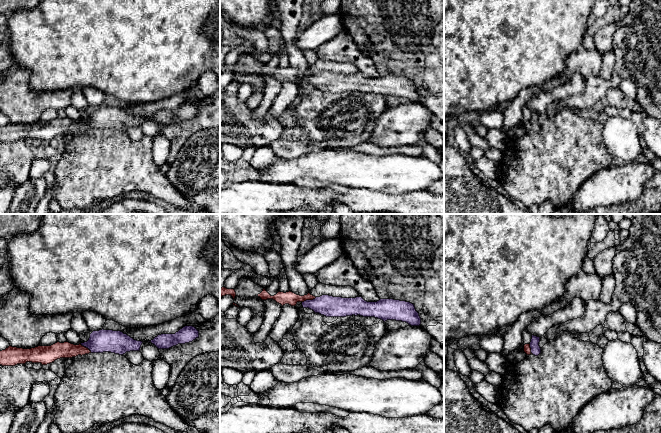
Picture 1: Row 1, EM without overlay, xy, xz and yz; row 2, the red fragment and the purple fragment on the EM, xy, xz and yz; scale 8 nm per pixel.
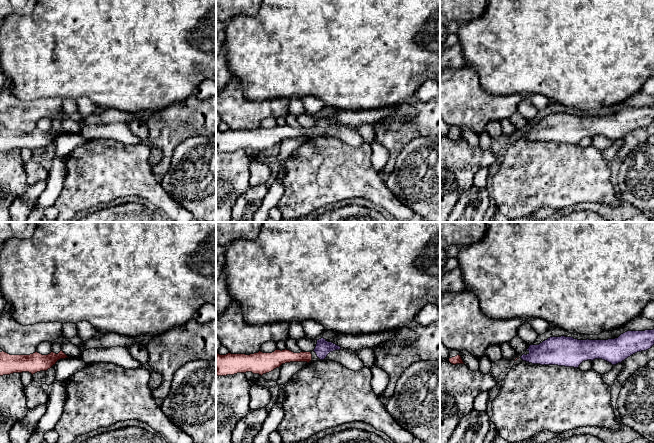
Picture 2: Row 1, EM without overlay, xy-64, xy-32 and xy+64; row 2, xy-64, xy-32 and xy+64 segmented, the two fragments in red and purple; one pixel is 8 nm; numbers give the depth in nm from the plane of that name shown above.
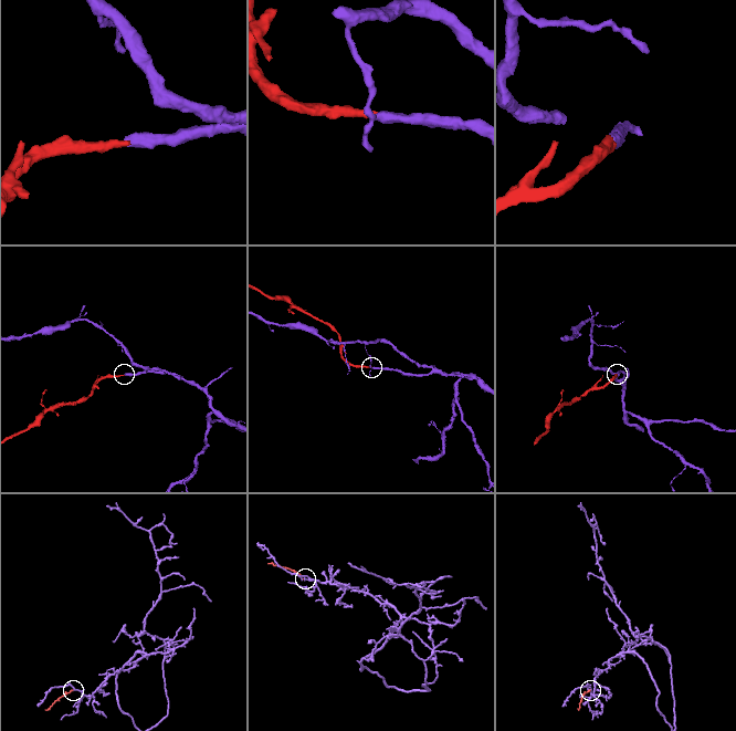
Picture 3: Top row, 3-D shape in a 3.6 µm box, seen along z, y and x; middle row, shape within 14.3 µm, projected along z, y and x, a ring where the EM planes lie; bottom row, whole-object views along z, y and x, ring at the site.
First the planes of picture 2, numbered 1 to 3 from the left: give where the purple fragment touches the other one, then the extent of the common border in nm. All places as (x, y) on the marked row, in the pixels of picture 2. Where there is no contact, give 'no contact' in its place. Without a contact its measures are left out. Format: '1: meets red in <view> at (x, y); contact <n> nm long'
1: no contact
2: no contact
3: no contact

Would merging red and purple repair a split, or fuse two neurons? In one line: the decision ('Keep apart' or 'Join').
Join

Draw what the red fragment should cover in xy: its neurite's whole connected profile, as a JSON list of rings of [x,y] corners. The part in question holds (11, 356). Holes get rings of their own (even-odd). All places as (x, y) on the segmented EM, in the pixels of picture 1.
[[[93,331],[87,342],[74,345],[57,342],[51,346],[23,349],[9,346],[0,351],[0,365],[15,366],[26,362],[47,365],[60,358],[72,358],[89,353],[111,352],[123,355],[130,351],[140,351],[142,341],[137,341],[121,331]]]

